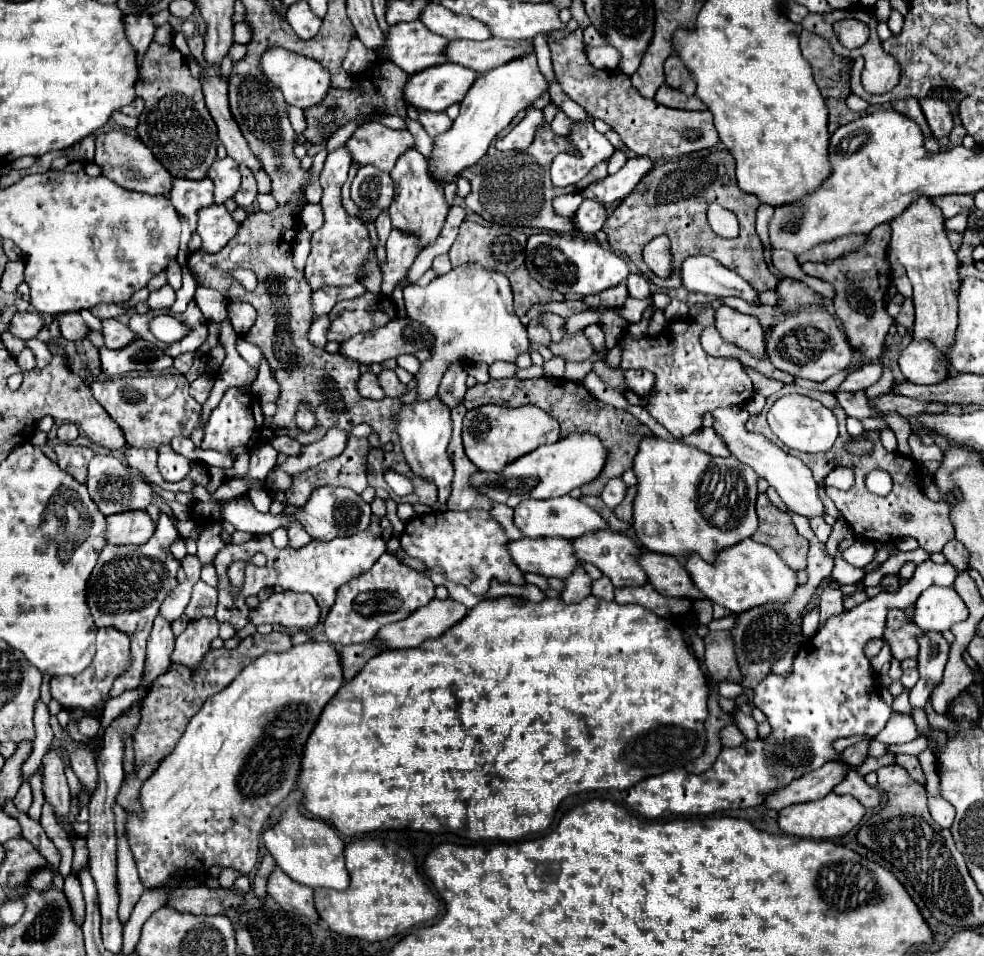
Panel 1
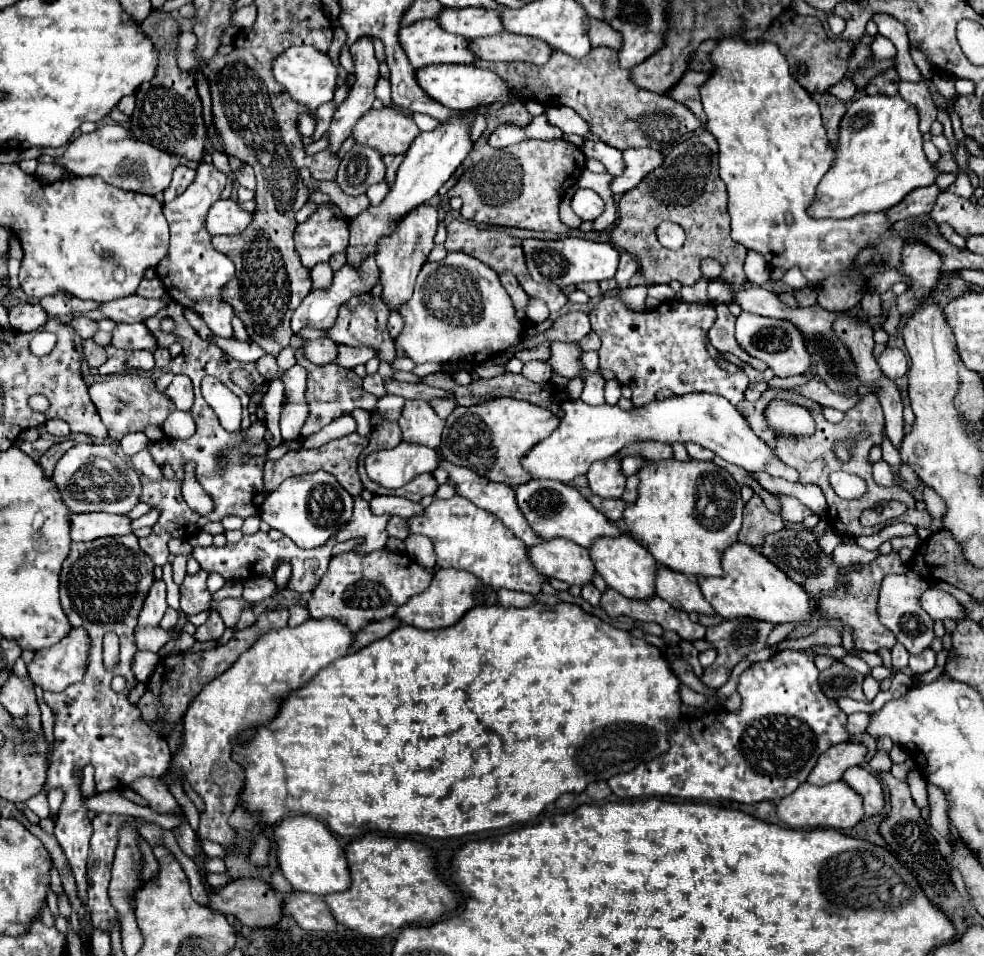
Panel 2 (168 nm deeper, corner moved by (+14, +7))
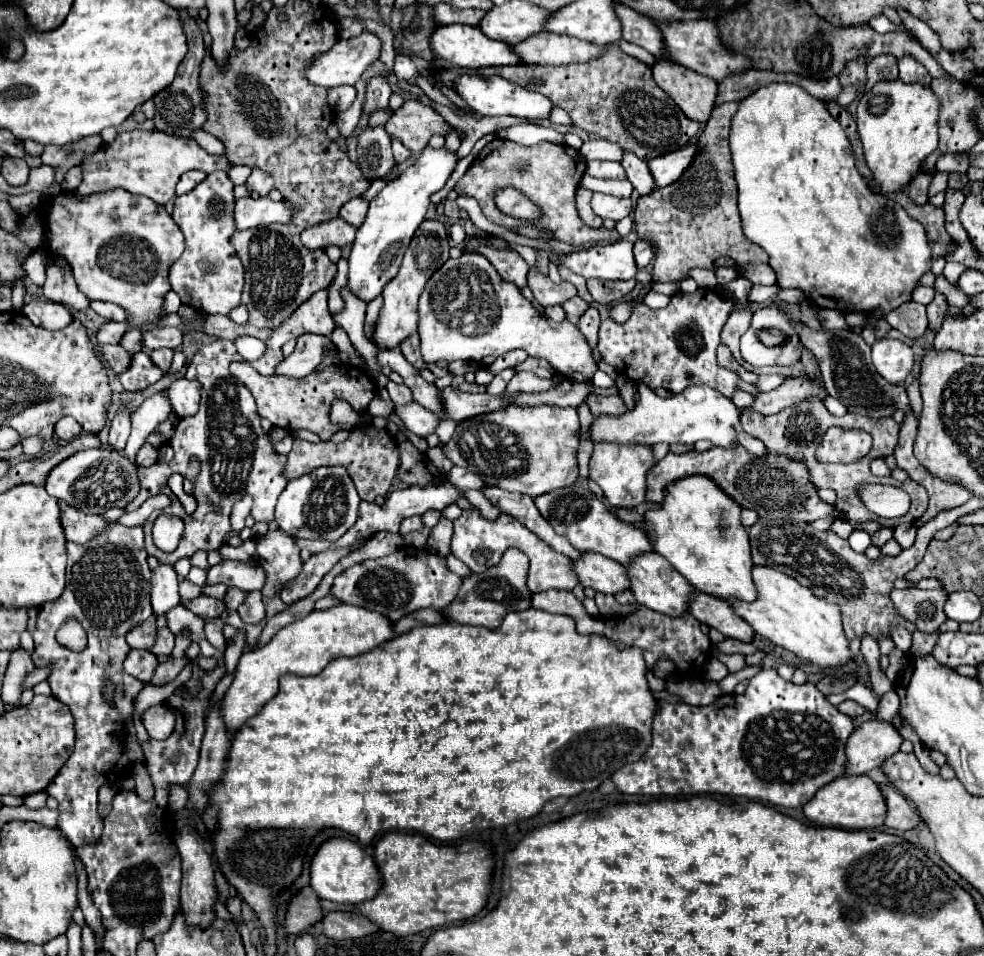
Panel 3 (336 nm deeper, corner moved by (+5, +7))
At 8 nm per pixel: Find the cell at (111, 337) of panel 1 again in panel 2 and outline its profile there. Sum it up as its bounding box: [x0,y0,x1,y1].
[111,323,155,349]

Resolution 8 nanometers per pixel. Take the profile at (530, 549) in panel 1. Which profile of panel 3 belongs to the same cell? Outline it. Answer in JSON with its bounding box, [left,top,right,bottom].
[574,553,630,595]

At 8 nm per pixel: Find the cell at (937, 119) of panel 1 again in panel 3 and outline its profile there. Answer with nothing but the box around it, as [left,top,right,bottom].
[898,55,932,85]

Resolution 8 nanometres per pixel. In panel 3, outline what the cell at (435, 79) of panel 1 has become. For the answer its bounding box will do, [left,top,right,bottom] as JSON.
[454,75,554,121]

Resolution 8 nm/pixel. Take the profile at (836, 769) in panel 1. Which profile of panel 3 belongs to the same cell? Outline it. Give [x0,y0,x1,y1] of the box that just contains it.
[846,719,902,775]

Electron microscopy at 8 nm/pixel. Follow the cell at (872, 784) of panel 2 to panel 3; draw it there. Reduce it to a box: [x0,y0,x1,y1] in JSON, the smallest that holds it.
[880,785,920,829]

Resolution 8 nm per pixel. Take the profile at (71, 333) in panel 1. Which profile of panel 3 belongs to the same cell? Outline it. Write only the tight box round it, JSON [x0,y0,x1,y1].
[98,321,128,343]

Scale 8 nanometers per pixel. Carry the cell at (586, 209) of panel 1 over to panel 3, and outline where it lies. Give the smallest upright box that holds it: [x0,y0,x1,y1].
[592,193,632,221]

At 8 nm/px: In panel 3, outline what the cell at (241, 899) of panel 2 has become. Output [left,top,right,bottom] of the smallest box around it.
[284,889,324,935]

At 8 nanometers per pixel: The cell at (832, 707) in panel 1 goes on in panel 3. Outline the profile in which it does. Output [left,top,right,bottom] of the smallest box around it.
[612,669,854,807]

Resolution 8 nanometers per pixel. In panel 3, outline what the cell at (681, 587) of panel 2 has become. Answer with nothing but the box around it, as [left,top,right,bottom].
[690,591,754,643]

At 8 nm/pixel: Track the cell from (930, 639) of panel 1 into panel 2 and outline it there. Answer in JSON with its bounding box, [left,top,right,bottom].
[879,571,935,655]

